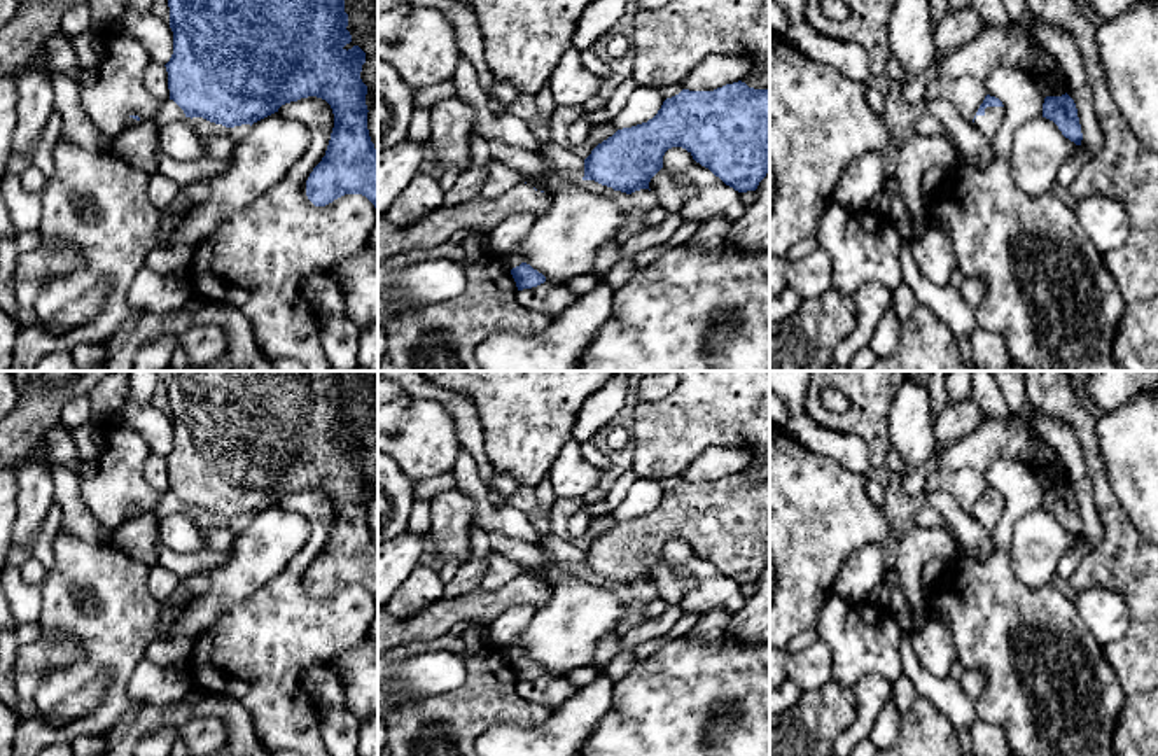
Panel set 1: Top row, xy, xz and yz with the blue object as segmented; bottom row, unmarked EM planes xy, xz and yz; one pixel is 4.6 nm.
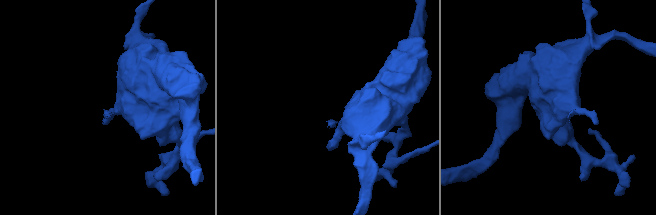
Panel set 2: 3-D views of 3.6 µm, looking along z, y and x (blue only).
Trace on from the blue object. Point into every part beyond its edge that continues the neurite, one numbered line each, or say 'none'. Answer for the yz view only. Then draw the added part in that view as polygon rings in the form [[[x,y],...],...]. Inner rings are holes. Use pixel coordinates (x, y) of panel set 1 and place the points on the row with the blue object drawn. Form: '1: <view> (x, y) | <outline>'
1: yz (990, 125) | [[[987,107],[983,116],[976,116],[974,124],[980,128],[980,131],[997,140],[1002,135],[1006,122],[1006,108],[1004,107]]]

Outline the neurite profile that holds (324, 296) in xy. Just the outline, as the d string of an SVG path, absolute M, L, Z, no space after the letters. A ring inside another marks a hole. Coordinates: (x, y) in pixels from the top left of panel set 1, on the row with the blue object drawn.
M329 275L304 278L303 290L320 318L346 315L343 296Z

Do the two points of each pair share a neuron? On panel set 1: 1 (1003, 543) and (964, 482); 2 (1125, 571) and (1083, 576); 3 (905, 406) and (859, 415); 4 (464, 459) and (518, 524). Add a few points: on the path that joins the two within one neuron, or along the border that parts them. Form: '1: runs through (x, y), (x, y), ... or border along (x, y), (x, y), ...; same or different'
1: border along (1020, 462), (997, 459), (987, 471), (985, 485); different
2: runs through (1115, 571), (1094, 571); same
3: border along (899, 389), (889, 408), (891, 447); different
4: runs through (467, 478), (481, 501), (499, 518); same

